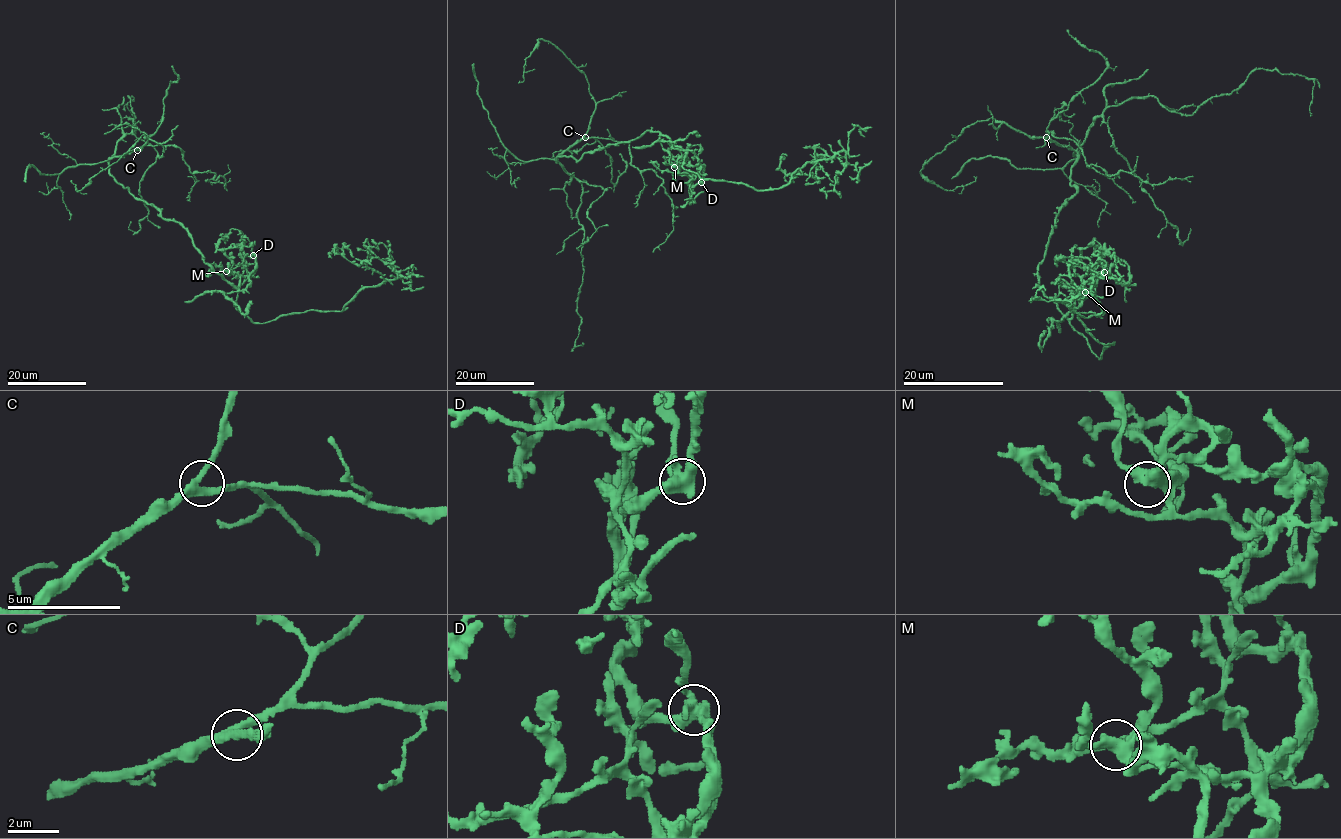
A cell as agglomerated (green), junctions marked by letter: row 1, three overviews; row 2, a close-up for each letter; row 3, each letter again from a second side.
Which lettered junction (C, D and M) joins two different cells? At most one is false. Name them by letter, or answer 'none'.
D

